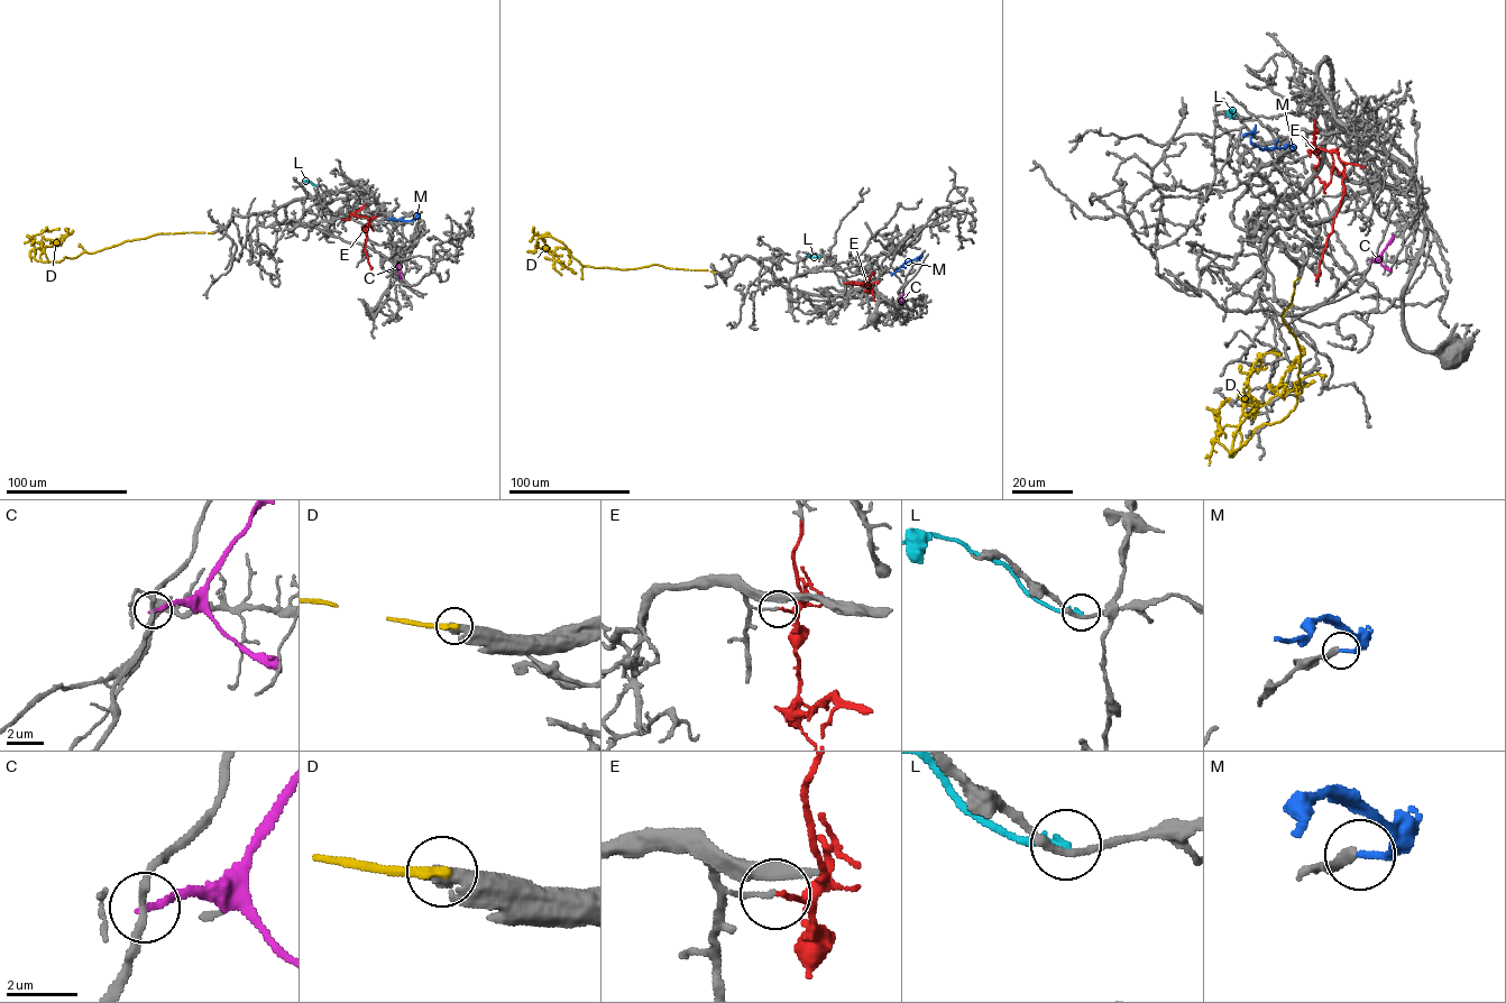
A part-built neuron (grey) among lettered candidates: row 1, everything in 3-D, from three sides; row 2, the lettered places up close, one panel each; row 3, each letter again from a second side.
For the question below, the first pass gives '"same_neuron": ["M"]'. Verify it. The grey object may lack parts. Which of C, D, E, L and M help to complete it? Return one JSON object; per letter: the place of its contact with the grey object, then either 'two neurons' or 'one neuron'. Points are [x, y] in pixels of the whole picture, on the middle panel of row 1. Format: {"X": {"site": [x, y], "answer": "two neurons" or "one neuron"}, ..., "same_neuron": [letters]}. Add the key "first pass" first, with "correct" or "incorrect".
{"first pass": "correct", "C": {"site": [902, 293], "answer": "two neurons"}, "D": {"site": [715, 272], "answer": "two neurons"}, "E": {"site": [864, 283], "answer": "two neurons"}, "L": {"site": [819, 255], "answer": "two neurons"}, "M": {"site": [891, 273], "answer": "one neuron"}, "same_neuron": ["M"]}

